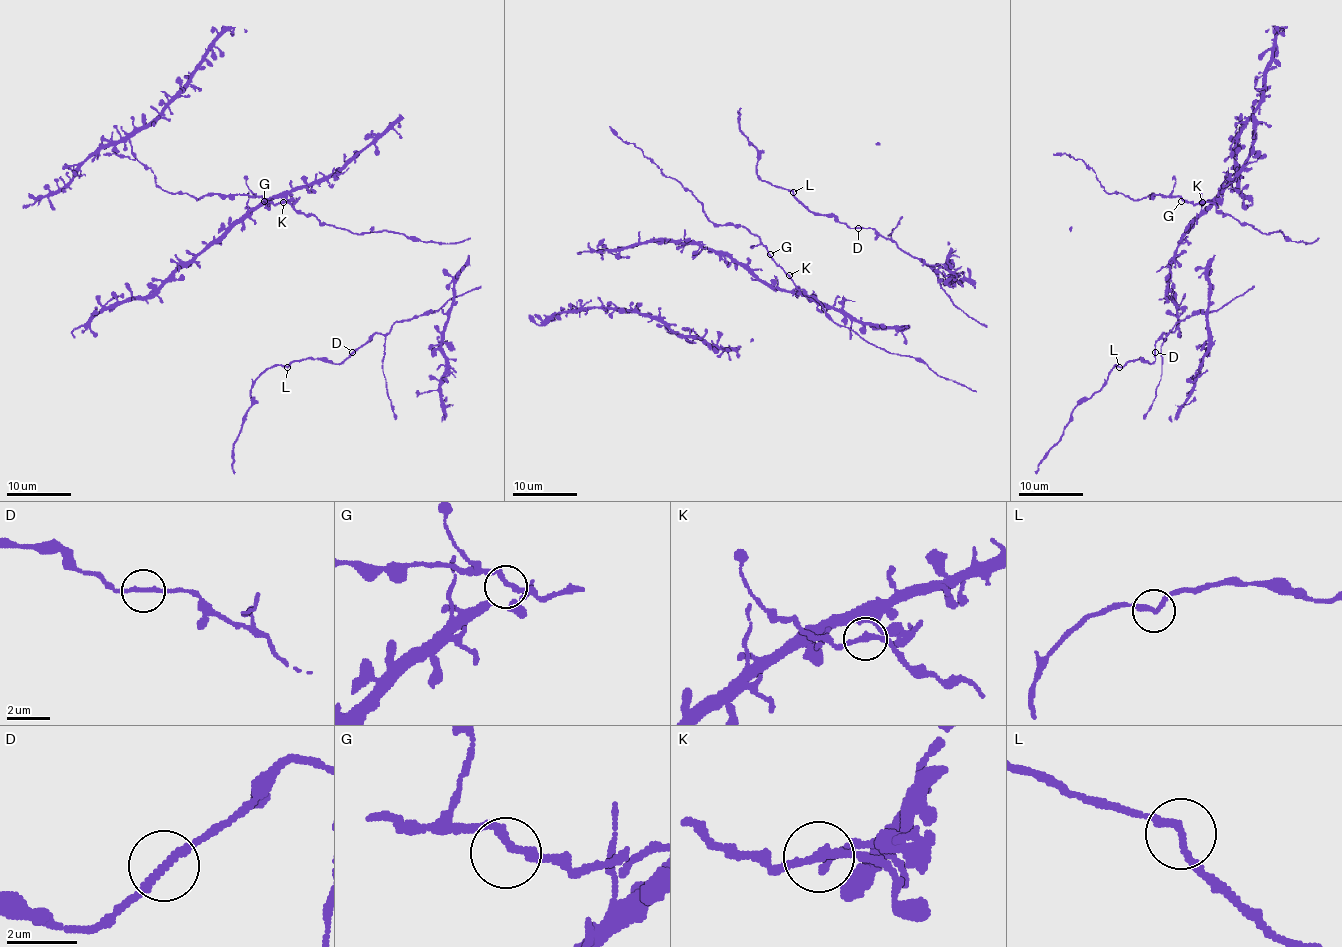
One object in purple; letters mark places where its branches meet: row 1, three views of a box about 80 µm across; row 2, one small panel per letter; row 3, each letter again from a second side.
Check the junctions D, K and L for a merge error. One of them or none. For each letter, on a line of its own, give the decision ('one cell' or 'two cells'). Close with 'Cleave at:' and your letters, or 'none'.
D: one cell
K: one cell
L: one cell
Cleave at: none

